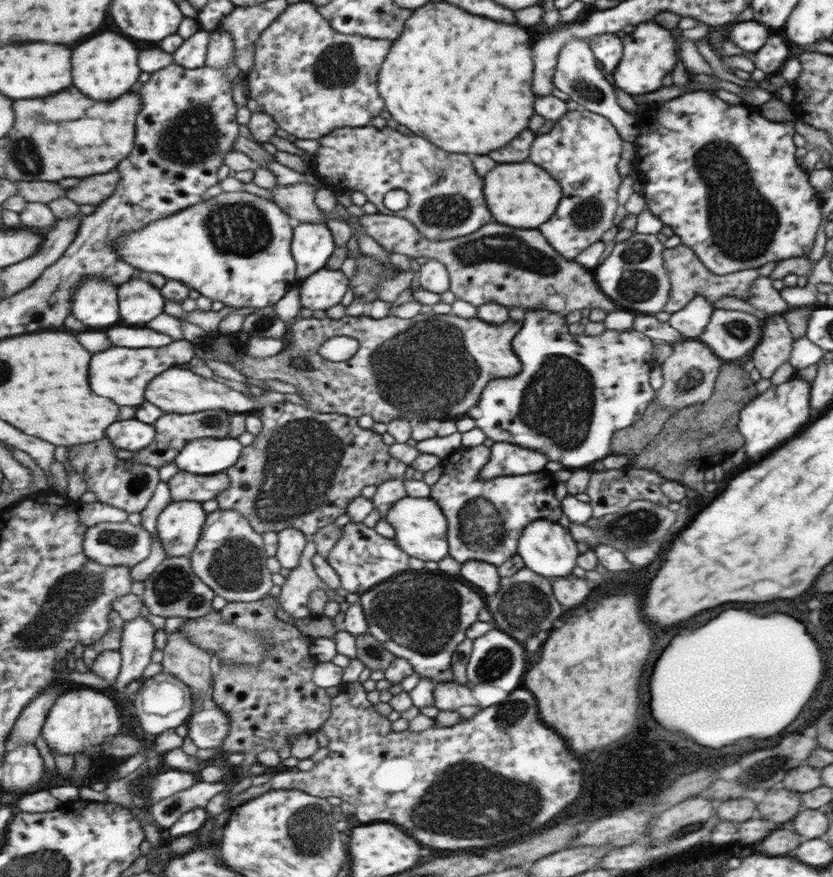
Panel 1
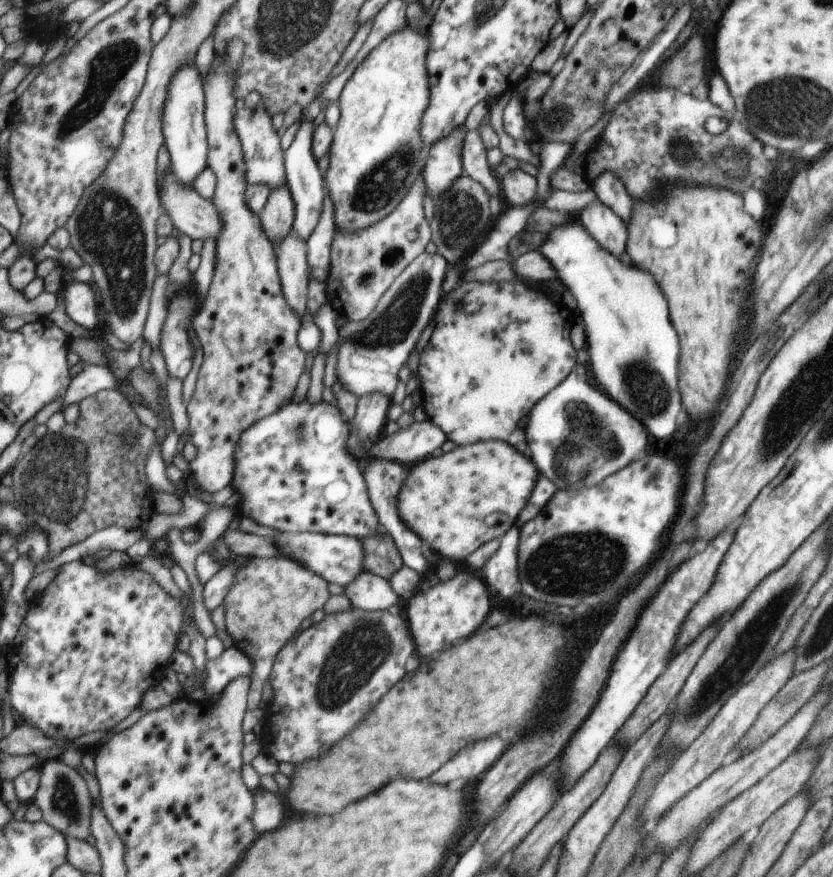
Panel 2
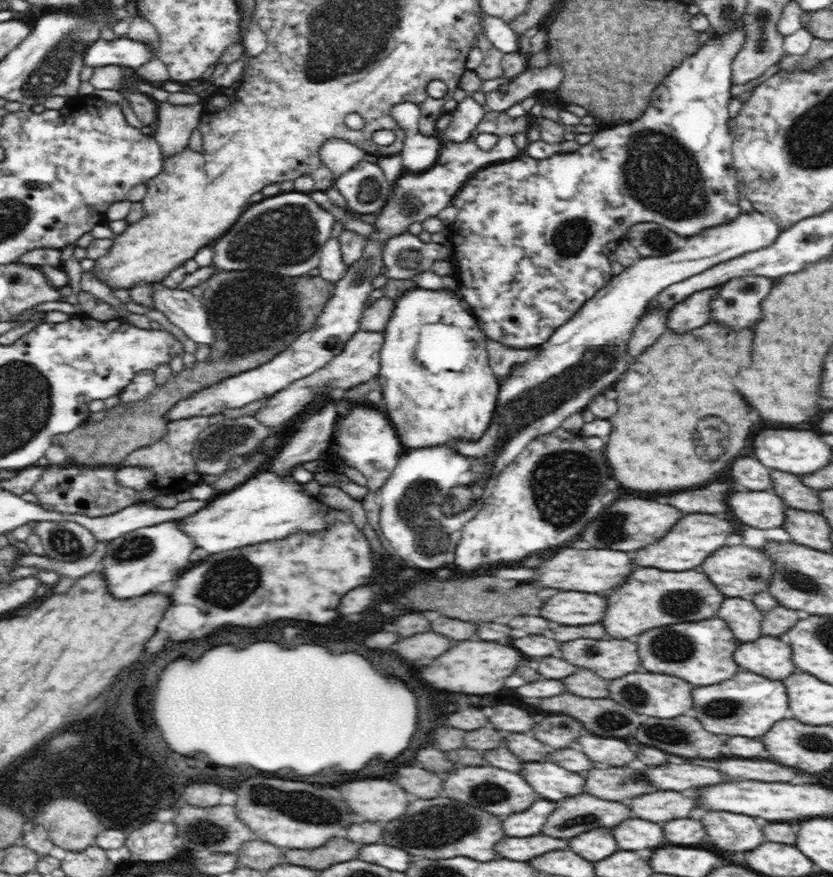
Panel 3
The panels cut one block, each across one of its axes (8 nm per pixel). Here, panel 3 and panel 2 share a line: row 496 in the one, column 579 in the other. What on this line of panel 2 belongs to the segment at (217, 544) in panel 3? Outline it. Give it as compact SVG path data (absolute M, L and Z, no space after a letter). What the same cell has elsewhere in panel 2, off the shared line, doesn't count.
M578 217L554 227L540 252L556 268L576 300L586 328L590 366L600 388L632 416L648 424L654 438L668 438L676 428L682 400L678 392L678 336L670 324L668 302L651 272L624 264L584 228Z

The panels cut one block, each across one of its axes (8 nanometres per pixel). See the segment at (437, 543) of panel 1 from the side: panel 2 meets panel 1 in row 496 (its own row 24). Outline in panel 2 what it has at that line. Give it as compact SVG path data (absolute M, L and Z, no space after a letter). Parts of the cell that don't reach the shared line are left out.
M406 24L387 36L354 69L340 100L341 118L335 129L331 148L331 167L327 186L333 194L337 208L337 228L341 231L363 231L382 222L409 194L411 187L422 174L424 164L418 164L418 148L426 148L422 135L423 116L430 106L430 73L427 69L427 52L430 50L429 30Z

